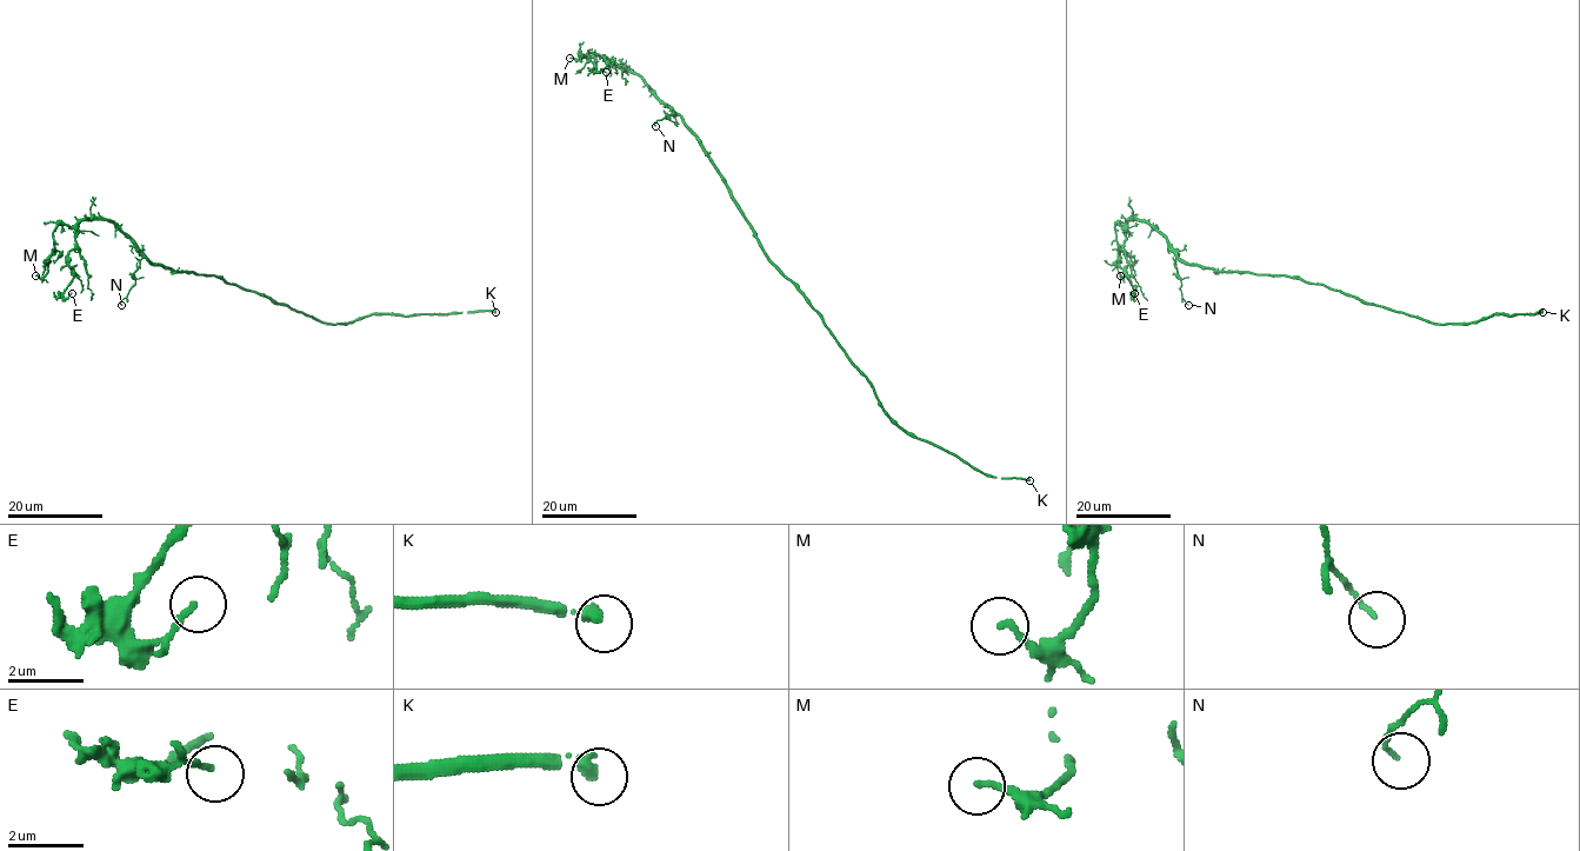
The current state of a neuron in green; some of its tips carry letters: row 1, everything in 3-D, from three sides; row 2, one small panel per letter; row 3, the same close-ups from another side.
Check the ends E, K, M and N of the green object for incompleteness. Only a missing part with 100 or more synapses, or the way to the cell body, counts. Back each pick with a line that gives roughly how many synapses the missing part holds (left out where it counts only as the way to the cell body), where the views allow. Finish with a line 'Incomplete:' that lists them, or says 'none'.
K: about 190 synapses
Incomplete: K

